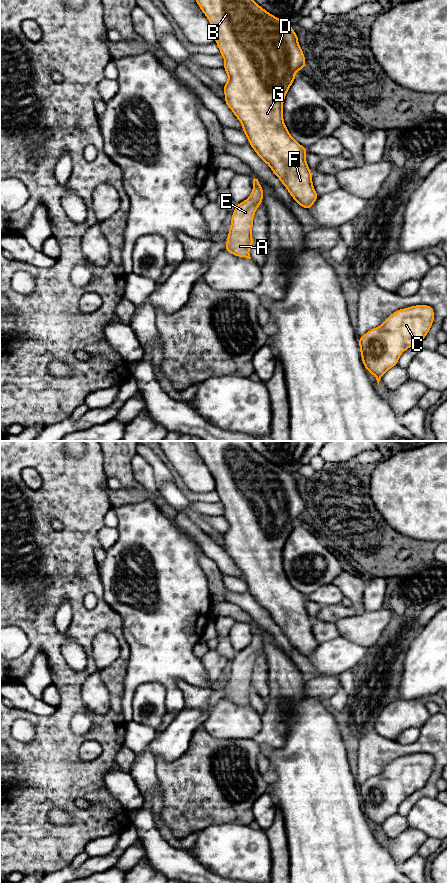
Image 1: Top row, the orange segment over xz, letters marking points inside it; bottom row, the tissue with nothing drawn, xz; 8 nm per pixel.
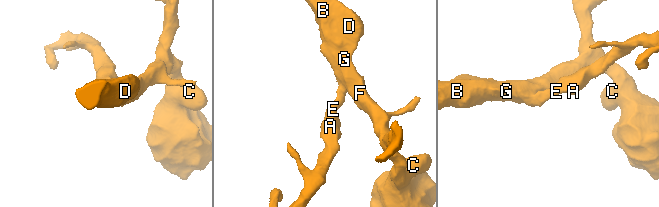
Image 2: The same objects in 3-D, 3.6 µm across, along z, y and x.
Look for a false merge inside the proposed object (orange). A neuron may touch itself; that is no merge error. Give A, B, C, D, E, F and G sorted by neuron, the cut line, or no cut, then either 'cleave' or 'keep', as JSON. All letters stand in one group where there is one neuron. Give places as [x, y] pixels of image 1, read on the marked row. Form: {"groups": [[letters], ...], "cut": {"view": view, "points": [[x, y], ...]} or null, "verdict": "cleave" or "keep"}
{"groups": [["A", "B", "C", "D", "E", "F", "G"]], "cut": null, "verdict": "keep"}

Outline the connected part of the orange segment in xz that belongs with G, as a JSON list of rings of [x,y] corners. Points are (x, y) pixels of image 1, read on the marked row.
[[[196,0],[198,6],[203,11],[204,15],[209,20],[214,32],[215,32],[215,43],[220,49],[220,55],[223,56],[225,64],[223,69],[228,74],[228,81],[223,85],[223,90],[225,93],[225,103],[233,111],[236,118],[241,122],[243,127],[243,132],[248,138],[250,146],[254,149],[256,154],[267,163],[273,173],[278,177],[281,183],[287,188],[288,192],[292,198],[303,208],[309,210],[311,206],[315,203],[319,195],[316,193],[313,184],[312,177],[313,174],[309,169],[306,162],[307,148],[301,146],[290,134],[283,121],[283,102],[287,91],[295,80],[295,73],[298,70],[305,69],[306,59],[303,54],[301,47],[298,44],[298,36],[292,29],[291,25],[282,21],[281,19],[275,17],[274,15],[267,12],[261,6],[259,6],[254,0]]]

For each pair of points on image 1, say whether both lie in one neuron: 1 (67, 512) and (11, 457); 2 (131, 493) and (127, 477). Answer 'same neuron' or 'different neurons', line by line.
1: same neuron
2: same neuron

